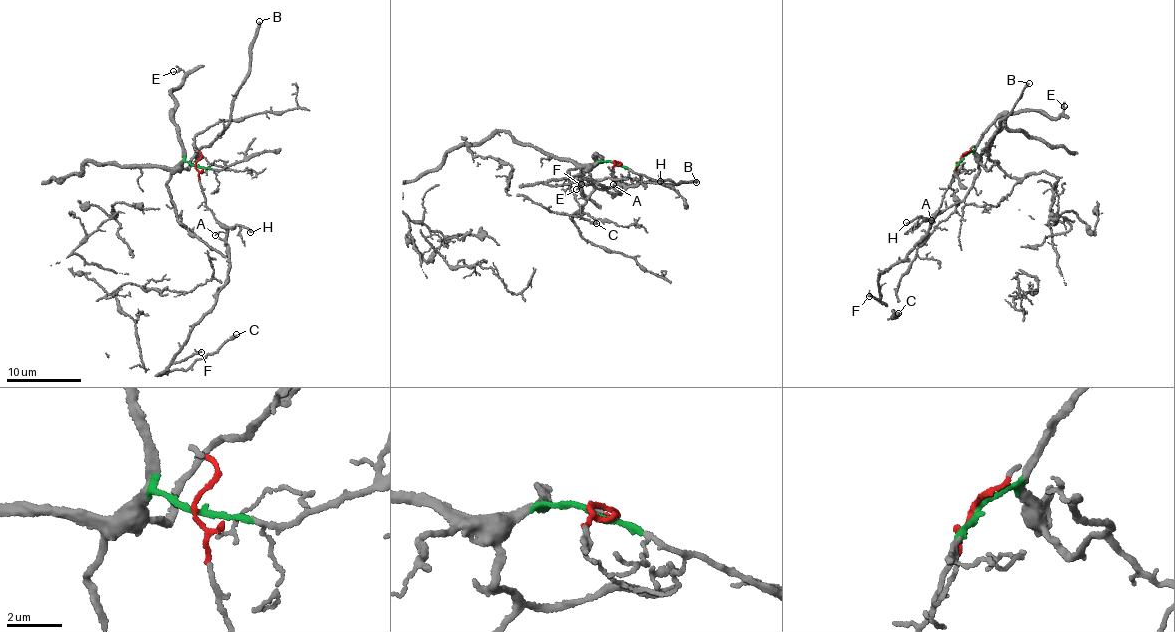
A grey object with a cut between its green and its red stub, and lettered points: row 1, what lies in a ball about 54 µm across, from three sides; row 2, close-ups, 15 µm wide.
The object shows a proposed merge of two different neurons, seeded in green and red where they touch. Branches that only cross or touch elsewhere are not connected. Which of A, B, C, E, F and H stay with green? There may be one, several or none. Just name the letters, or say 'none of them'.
B, E

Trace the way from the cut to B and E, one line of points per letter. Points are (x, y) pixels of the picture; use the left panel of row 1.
B: (195, 166), (184, 162), (182, 166), (187, 168), (193, 155), (229, 121), (235, 94), (249, 68), (260, 21)
E: (195, 166), (187, 160), (173, 116), (177, 103), (171, 91), (181, 83), (183, 71), (173, 71)

